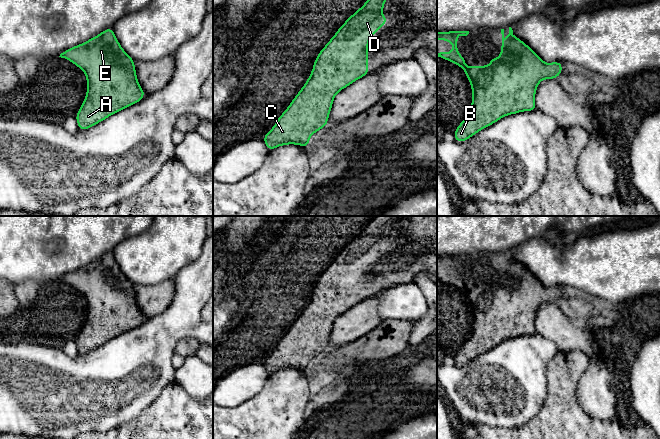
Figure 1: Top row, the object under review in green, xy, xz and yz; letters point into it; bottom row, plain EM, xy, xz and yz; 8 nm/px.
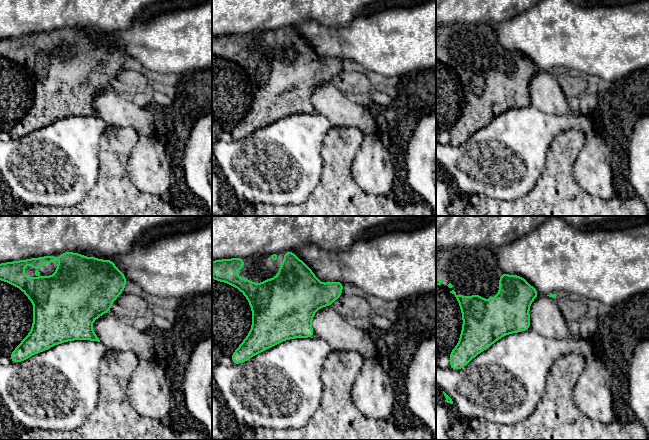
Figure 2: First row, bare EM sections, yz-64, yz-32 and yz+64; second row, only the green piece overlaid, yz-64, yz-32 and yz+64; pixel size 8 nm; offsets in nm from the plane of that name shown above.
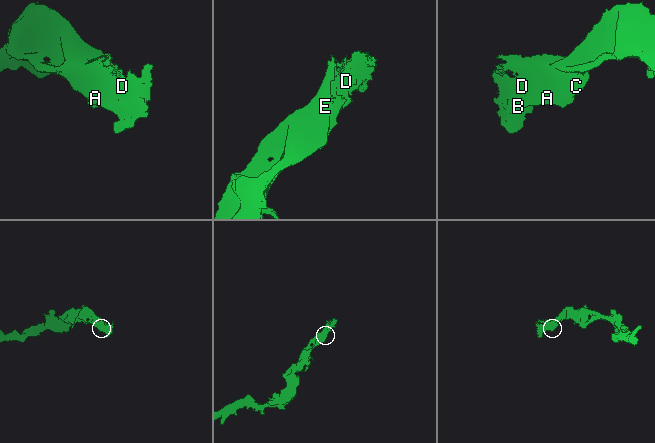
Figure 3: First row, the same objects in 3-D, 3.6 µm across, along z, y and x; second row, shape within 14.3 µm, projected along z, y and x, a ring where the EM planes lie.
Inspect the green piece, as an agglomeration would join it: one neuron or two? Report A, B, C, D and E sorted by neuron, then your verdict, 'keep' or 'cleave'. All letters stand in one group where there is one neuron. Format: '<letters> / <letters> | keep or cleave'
A B C D E | keep

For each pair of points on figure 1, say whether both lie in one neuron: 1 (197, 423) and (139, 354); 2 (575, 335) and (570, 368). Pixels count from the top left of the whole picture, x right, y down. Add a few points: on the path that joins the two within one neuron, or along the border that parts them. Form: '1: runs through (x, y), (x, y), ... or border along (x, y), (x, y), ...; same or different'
1: border along (175, 381), (168, 384), (151, 404); different
2: border along (560, 350), (582, 351), (588, 358); different

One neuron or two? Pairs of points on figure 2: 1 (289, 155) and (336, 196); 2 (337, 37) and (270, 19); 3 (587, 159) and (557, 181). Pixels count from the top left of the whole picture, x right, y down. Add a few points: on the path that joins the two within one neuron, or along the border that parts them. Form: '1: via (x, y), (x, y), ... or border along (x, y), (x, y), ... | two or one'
1: border along (322, 158), (320, 182), (305, 200) | two
2: border along (318, 21), (307, 19), (292, 27) | two
3: border along (581, 147), (574, 162), (573, 176), (584, 190) | two

